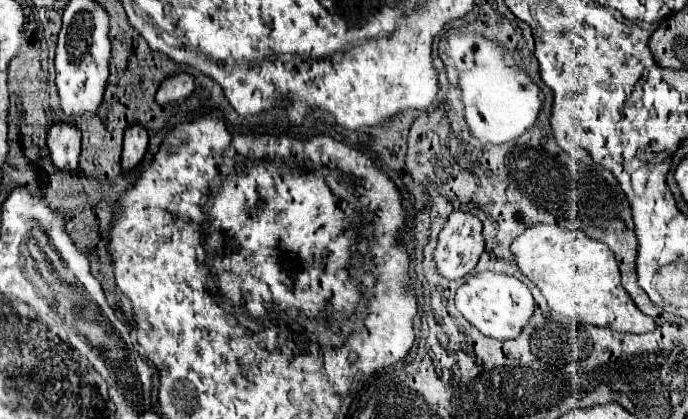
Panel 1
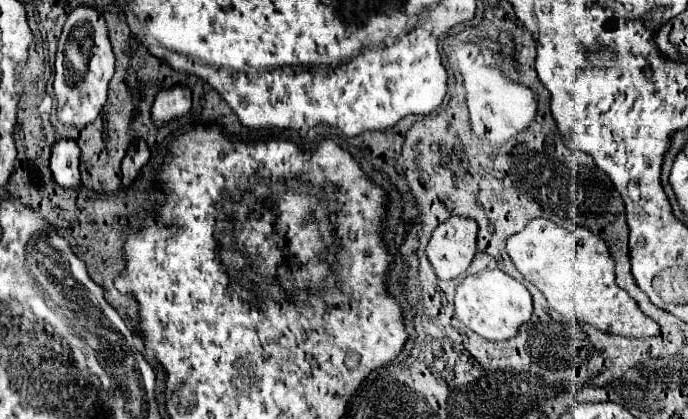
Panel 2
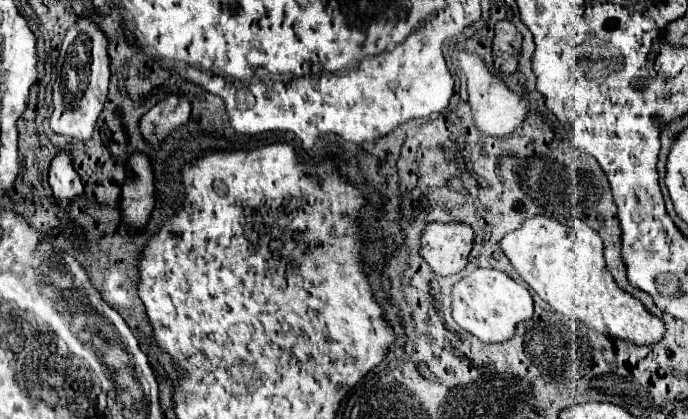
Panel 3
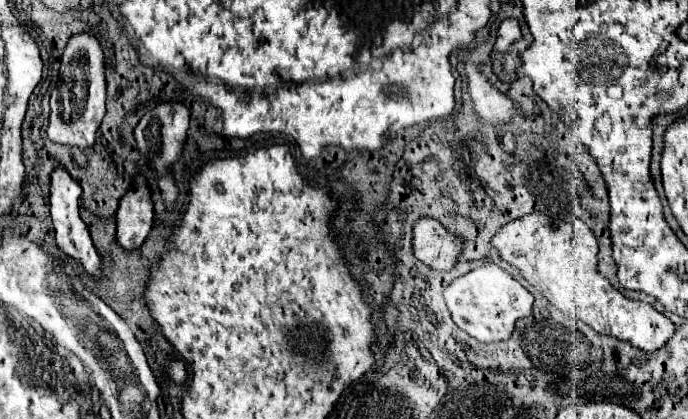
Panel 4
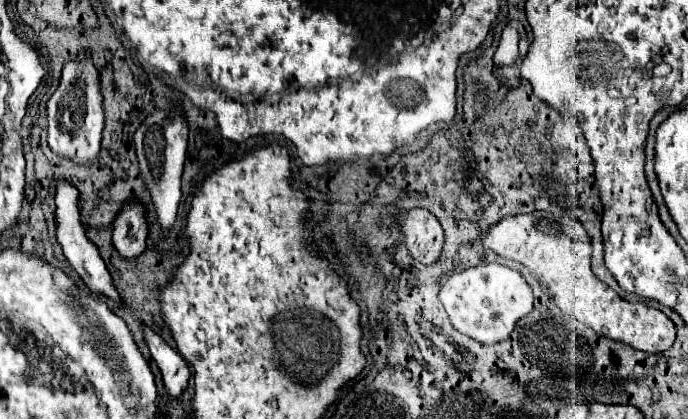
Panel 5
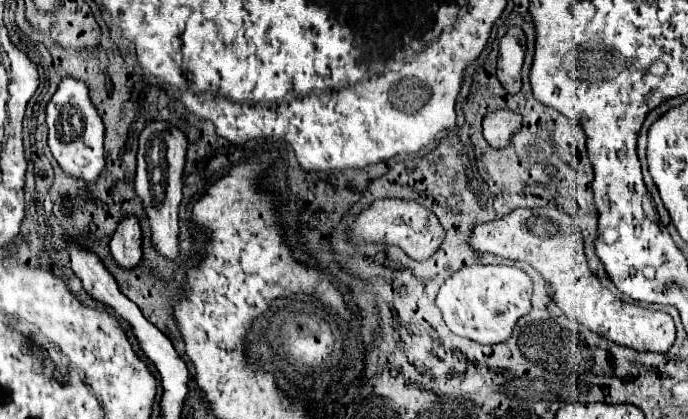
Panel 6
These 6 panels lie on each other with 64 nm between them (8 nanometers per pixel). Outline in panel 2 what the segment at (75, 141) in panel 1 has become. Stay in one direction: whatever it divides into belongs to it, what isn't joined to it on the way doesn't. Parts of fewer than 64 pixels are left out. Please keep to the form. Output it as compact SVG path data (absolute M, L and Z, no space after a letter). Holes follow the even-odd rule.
M58 140L52 146L52 158L50 158L50 170L52 178L58 186L66 190L80 190L80 172L78 172L78 158L80 148L74 140Z

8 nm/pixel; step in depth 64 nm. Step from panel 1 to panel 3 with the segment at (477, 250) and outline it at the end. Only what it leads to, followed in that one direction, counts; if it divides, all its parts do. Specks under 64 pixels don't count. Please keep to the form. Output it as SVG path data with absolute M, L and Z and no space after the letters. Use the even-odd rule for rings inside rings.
M424 224L420 256L440 276L450 276L466 266L472 250L472 228L468 224Z

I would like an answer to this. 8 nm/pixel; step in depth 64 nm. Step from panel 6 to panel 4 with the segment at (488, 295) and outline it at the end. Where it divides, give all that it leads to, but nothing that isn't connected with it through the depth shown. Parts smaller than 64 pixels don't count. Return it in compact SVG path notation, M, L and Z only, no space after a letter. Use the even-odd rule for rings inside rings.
M496 264L474 268L472 272L456 278L444 290L444 300L456 326L478 342L508 340L516 320L530 316L534 304L534 296L512 274L508 274Z

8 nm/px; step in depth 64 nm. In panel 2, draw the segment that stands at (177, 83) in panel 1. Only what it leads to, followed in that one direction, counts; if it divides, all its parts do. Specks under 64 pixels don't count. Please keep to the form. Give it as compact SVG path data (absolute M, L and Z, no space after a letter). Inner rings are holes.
M174 86L170 90L162 90L156 100L154 106L150 110L150 120L156 128L166 126L170 120L176 120L180 116L186 116L192 108L192 96L188 88L180 88Z

